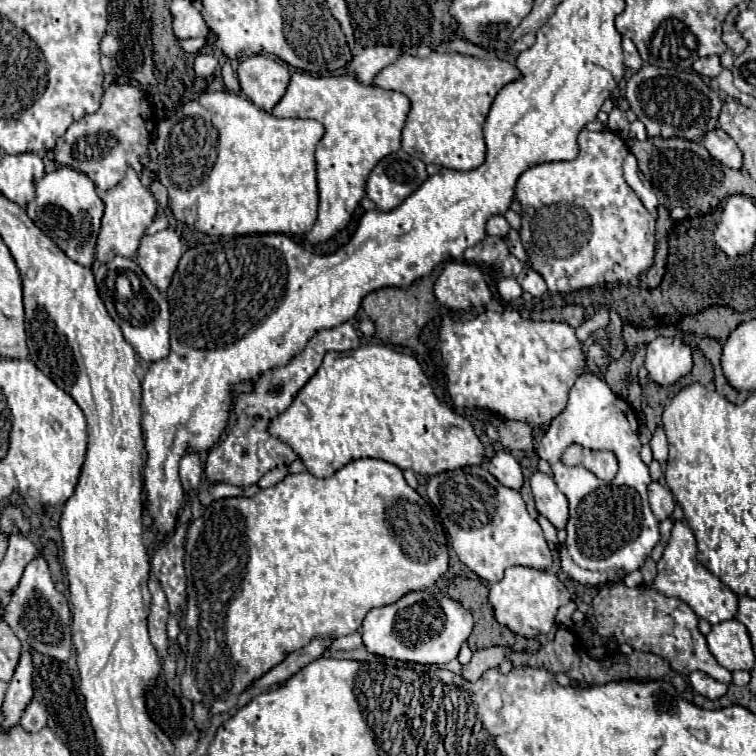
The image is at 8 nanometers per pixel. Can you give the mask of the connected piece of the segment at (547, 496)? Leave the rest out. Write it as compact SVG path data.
M535 472L531 476L531 490L535 496L535 506L541 516L545 516L557 530L563 530L569 518L567 498L557 488L553 478L543 472Z

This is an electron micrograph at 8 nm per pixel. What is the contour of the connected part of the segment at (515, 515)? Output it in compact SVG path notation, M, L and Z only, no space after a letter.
M471 466L471 468L459 468L451 472L437 474L427 480L427 496L433 502L439 518L443 520L443 526L449 534L451 548L459 556L459 560L473 570L481 580L487 580L489 584L501 580L503 572L511 566L531 566L547 570L553 562L551 550L547 548L547 542L543 538L543 530L537 520L533 520L525 508L525 502L517 490L501 486L493 474L489 474L483 466Z

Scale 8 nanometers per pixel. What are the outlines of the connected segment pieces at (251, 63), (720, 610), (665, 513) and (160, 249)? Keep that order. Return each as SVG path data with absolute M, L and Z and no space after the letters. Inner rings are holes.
M255 54L243 60L237 68L237 76L243 94L265 112L281 100L291 78L287 64L267 54Z
M675 522L669 544L663 552L663 558L659 560L659 574L651 586L665 596L681 598L693 608L693 612L699 618L709 620L711 624L719 624L719 622L735 618L737 616L737 594L733 594L729 586L725 586L717 576L713 576L697 560L695 554L697 554L697 544L695 544L695 536L691 528L687 526L687 522Z
M659 482L649 484L649 504L651 504L651 510L659 522L667 520L675 508L675 500L671 496L671 490L667 486L661 486Z
M165 228L155 234L143 234L137 250L137 264L145 272L145 276L165 292L175 270L179 258L183 256L183 244L175 230Z

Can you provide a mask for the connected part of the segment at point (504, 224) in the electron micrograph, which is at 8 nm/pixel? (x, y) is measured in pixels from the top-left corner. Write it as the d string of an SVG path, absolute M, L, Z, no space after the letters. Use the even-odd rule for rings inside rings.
M491 216L489 222L487 222L487 234L491 236L501 236L505 238L507 232L509 232L509 222L505 220L505 216Z

